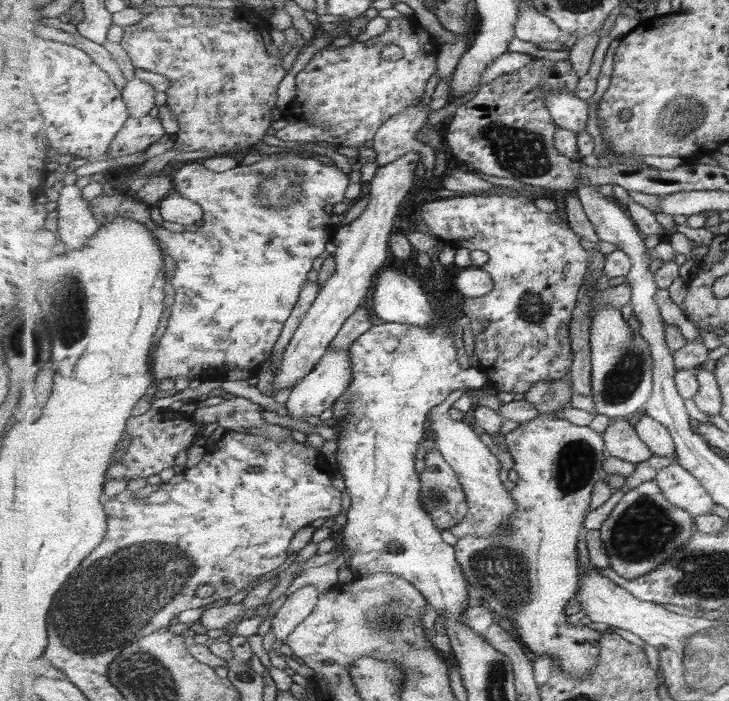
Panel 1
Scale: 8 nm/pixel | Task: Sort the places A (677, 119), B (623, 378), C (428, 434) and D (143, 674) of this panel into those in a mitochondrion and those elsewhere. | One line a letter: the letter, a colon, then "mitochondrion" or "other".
A: mitochondrion
B: mitochondrion
C: other
D: mitochondrion

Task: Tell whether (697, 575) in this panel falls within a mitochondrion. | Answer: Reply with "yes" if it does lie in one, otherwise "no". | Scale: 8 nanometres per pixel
yes

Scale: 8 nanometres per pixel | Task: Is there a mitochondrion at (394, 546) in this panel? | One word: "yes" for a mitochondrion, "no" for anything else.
yes

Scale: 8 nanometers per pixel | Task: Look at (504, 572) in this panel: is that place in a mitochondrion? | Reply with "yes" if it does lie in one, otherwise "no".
yes

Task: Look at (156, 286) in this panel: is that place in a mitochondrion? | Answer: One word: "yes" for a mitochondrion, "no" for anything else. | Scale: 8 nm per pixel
no

